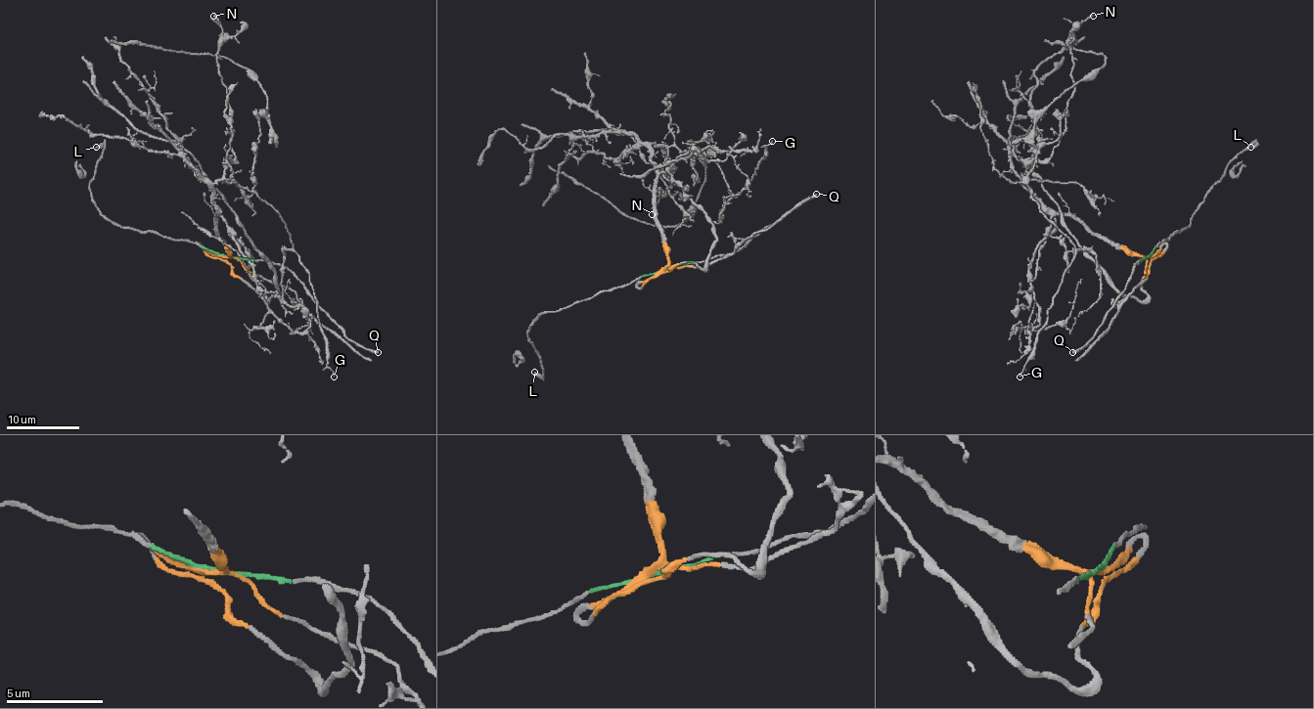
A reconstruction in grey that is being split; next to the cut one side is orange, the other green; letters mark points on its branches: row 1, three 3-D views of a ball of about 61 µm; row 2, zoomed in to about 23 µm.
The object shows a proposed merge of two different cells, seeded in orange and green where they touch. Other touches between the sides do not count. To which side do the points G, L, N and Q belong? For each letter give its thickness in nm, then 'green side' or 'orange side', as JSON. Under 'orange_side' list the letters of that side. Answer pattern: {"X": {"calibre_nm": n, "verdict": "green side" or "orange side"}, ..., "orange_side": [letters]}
{"G": {"calibre_nm": 100, "verdict": "orange side"}, "L": {"calibre_nm": 320, "verdict": "green side"}, "N": {"calibre_nm": 160, "verdict": "orange side"}, "Q": {"calibre_nm": 220, "verdict": "green side"}, "orange_side": ["G", "N"]}

